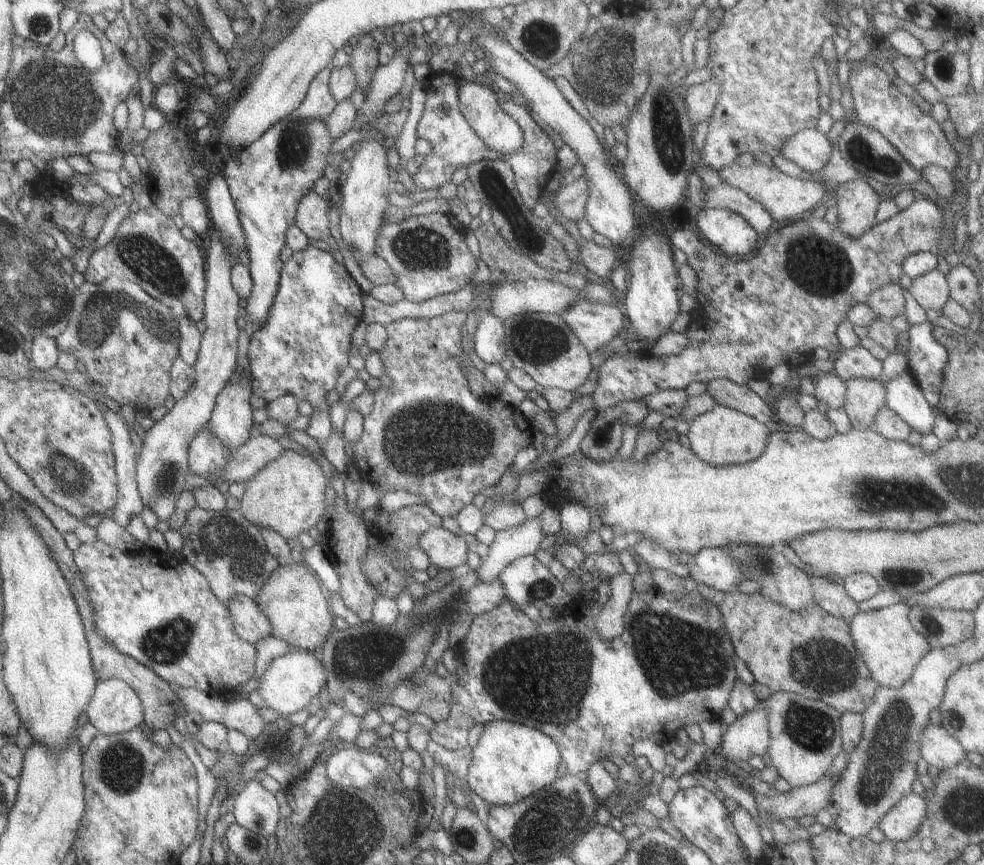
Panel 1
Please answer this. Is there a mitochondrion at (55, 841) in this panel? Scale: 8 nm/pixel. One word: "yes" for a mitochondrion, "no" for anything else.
no

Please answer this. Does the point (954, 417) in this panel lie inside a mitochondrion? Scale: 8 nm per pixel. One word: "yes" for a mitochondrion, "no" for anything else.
no

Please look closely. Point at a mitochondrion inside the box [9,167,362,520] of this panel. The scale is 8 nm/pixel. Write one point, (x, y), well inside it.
(60, 468)

